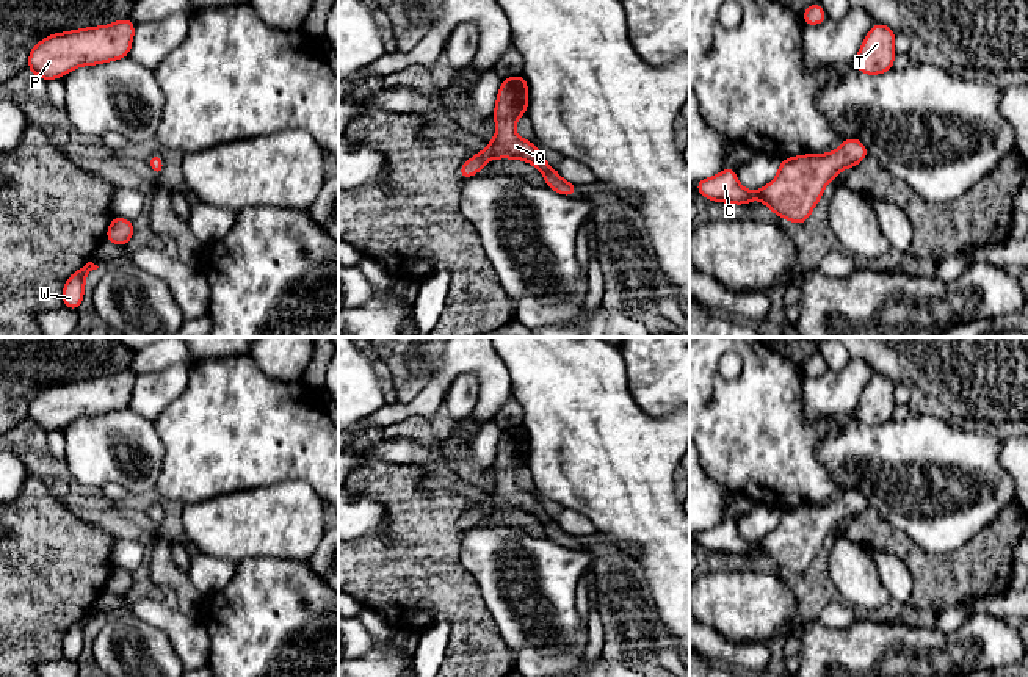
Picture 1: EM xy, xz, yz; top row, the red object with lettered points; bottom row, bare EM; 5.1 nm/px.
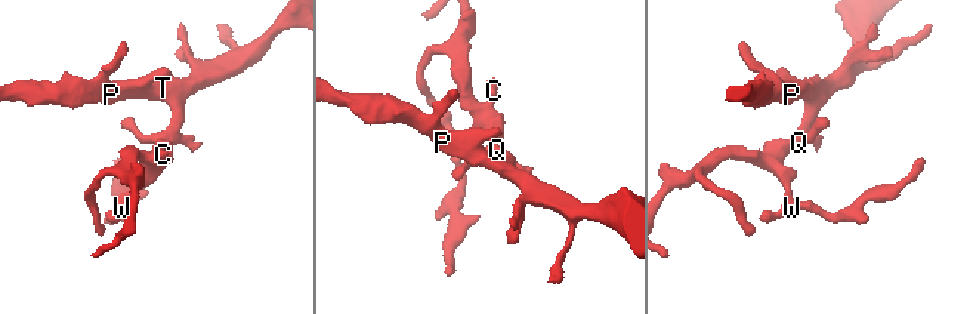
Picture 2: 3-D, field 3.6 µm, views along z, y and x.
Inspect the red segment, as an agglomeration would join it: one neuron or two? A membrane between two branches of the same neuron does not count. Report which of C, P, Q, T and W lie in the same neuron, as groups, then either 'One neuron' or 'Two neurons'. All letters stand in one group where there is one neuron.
Groups: C P Q T W. One neuron

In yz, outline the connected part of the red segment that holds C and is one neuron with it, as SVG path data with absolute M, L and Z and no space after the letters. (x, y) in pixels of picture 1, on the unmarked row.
M857 489L840 494L834 505L810 505L784 509L779 525L765 539L749 542L740 538L737 522L724 519L718 527L696 533L699 545L716 553L744 556L762 550L777 569L804 575L824 538L845 519L852 519L868 508L867 498Z

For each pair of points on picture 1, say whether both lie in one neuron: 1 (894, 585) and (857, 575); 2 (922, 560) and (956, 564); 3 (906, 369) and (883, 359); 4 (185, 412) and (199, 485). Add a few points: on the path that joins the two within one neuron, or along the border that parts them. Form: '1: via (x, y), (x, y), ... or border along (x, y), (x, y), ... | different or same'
1: border along (870, 550), (879, 582), (894, 602) | different
2: via (930, 564), (948, 564) | same
3: via (900, 362), (889, 359) | same
4: via (199, 430), (199, 467) | same

